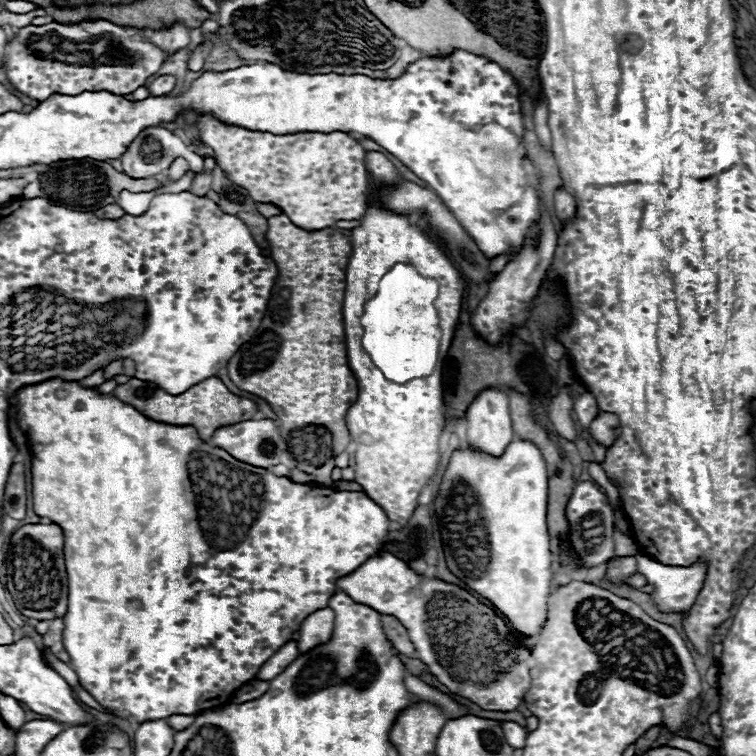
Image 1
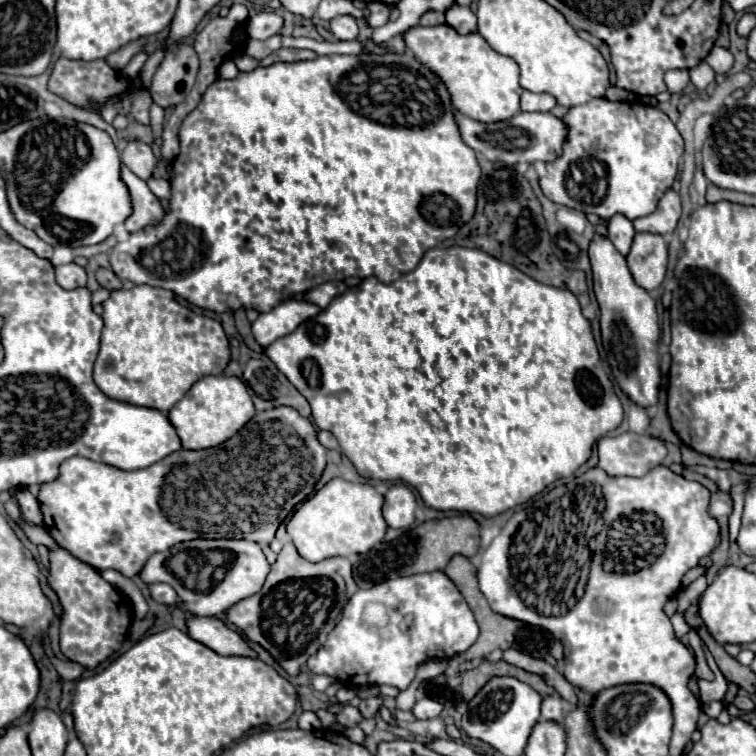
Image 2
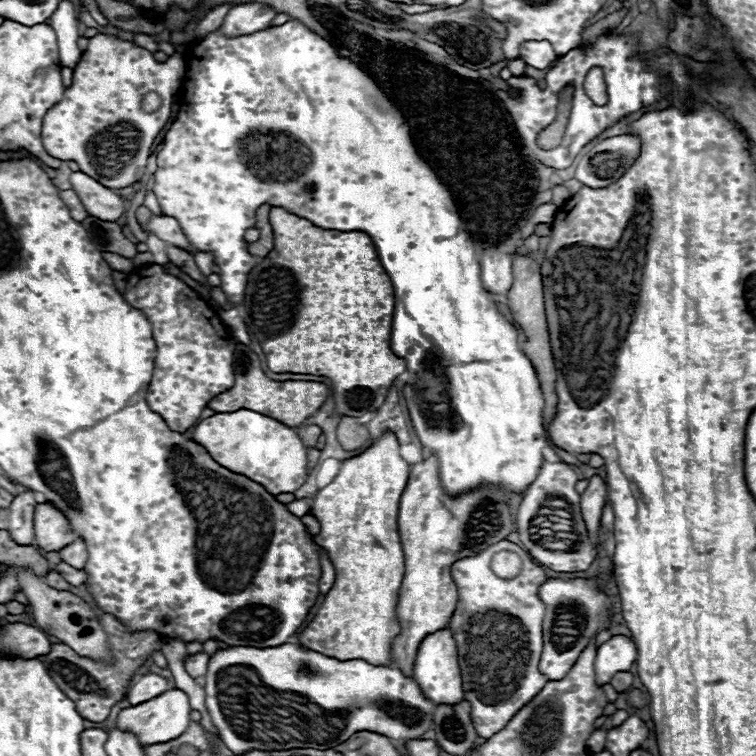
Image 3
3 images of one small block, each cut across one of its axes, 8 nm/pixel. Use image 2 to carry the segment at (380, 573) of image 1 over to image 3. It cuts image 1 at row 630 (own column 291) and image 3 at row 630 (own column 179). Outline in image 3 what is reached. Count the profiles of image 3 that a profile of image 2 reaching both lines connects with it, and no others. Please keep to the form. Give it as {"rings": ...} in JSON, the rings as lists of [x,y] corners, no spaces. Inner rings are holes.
{"rings":[[[504,540],[472,558],[454,562],[452,578],[458,586],[458,606],[452,614],[450,630],[458,644],[464,698],[470,702],[476,734],[490,738],[548,682],[538,670],[544,648],[542,622],[546,612],[538,592],[548,576],[520,546]],[[500,550],[516,552],[522,558],[522,572],[512,580],[502,580],[490,570],[490,560]],[[490,612],[496,612],[494,620],[480,620]]]}

